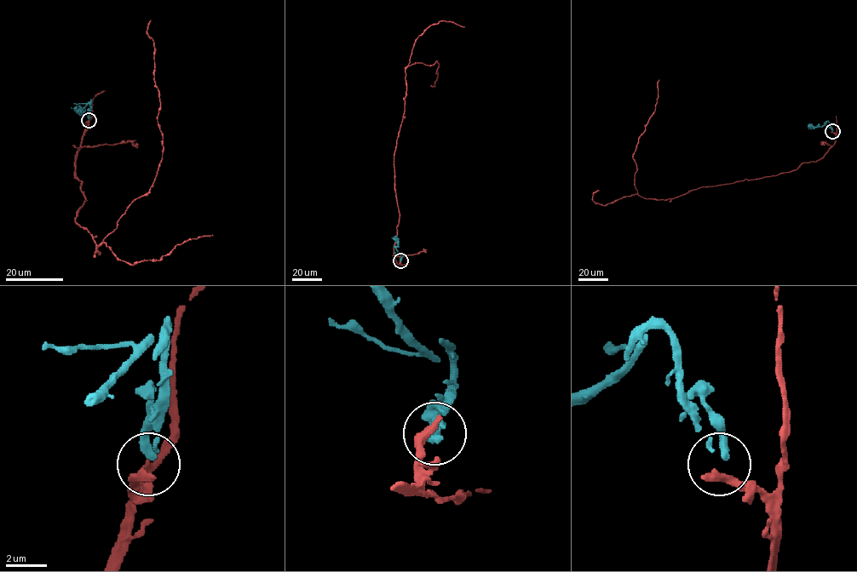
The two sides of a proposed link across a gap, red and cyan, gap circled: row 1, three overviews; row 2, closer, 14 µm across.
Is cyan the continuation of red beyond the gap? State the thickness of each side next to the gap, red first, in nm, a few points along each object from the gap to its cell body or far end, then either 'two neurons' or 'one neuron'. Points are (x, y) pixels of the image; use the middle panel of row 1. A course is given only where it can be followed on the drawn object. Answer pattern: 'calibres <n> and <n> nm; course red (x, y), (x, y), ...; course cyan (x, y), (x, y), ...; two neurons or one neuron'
calibres 480 and 280 nm; course red (400, 260), (393, 251), (399, 216), (393, 155), (404, 113), (405, 69), (437, 61), (433, 88); course cyan (400, 260), (402, 255), (396, 248), (396, 237); two neurons

